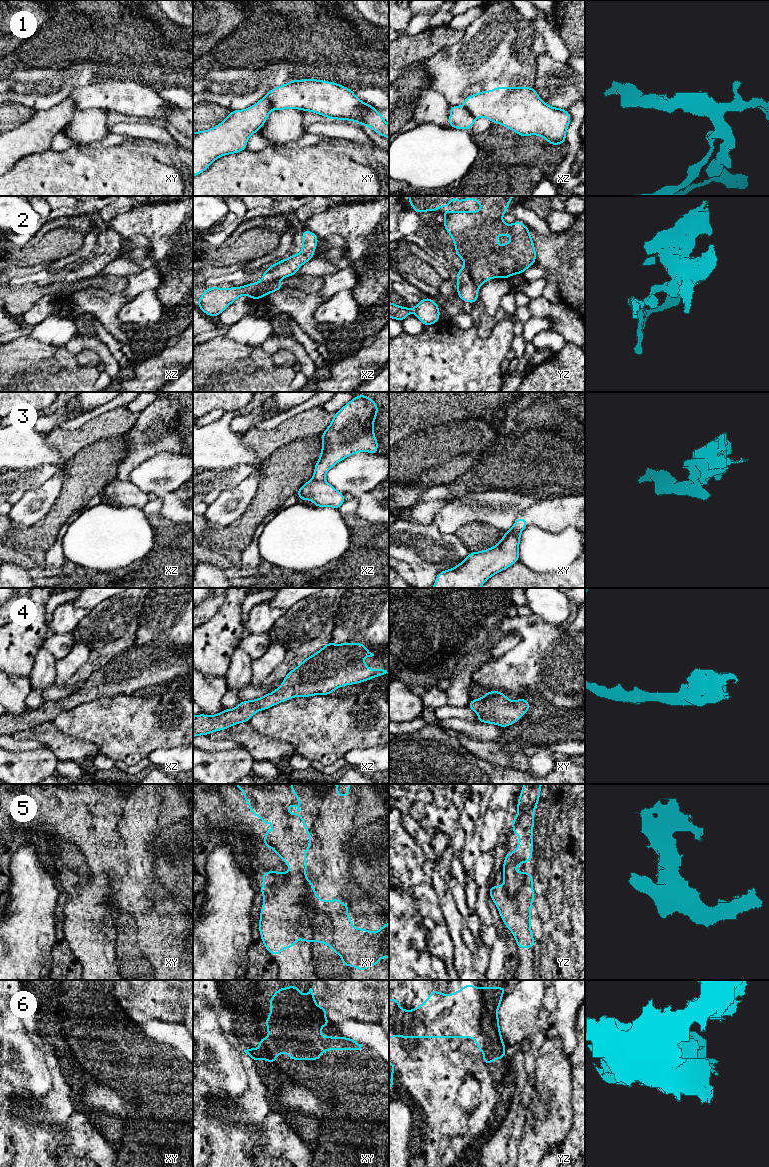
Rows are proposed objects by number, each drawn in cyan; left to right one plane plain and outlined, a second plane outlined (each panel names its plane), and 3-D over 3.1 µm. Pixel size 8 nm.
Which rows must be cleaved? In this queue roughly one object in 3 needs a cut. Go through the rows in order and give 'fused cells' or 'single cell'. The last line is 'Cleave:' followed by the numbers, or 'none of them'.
1: fused cells
2: fused cells
3: fused cells
4: single cell
5: single cell
6: single cell
Cleave: 1, 2, 3

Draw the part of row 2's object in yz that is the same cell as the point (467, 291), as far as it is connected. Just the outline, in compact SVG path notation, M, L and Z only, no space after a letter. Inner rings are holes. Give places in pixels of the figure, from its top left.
M466 267L457 271L457 295L464 301L470 303L478 302L478 293L474 281Z

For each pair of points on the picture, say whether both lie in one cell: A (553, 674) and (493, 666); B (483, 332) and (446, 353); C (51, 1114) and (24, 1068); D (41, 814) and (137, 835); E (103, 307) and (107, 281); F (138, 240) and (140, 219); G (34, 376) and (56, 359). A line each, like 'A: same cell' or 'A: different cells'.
A: same cell
B: different cells
C: different cells
D: same cell
E: different cells
F: different cells
G: same cell

